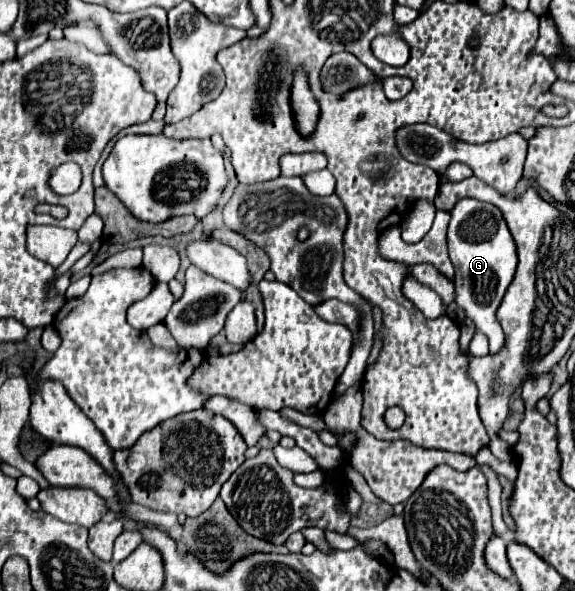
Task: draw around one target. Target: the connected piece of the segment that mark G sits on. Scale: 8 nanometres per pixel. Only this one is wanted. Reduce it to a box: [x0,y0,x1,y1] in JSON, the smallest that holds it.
[448,199,516,353]

